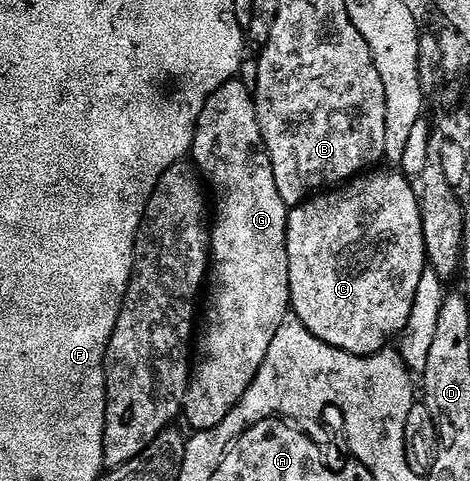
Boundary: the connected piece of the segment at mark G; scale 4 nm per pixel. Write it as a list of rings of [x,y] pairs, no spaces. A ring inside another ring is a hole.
[[[228,82],[220,89],[216,89],[216,93],[212,93],[208,97],[204,109],[198,115],[198,124],[196,125],[192,148],[192,162],[198,168],[199,176],[208,184],[209,190],[212,192],[213,202],[214,199],[218,202],[215,207],[214,204],[212,207],[212,230],[210,231],[210,263],[212,264],[208,271],[210,308],[206,311],[206,320],[203,323],[201,320],[200,323],[200,334],[196,339],[196,347],[197,350],[199,347],[202,352],[199,355],[197,352],[196,358],[193,360],[190,387],[186,391],[186,402],[184,404],[184,419],[191,423],[191,428],[194,431],[212,429],[216,425],[220,425],[220,421],[224,421],[224,417],[228,417],[228,413],[232,413],[232,409],[238,404],[240,397],[244,397],[244,393],[248,393],[248,385],[252,385],[256,373],[260,373],[260,365],[264,365],[264,357],[268,357],[268,348],[271,347],[272,340],[276,338],[276,329],[280,329],[280,325],[292,311],[290,305],[290,278],[288,277],[288,249],[286,248],[288,208],[284,197],[280,197],[280,193],[276,189],[276,173],[272,173],[272,161],[268,157],[268,149],[264,145],[264,137],[260,133],[260,121],[256,117],[256,105],[254,104],[251,88],[247,84],[245,87],[244,84],[238,82]]]

